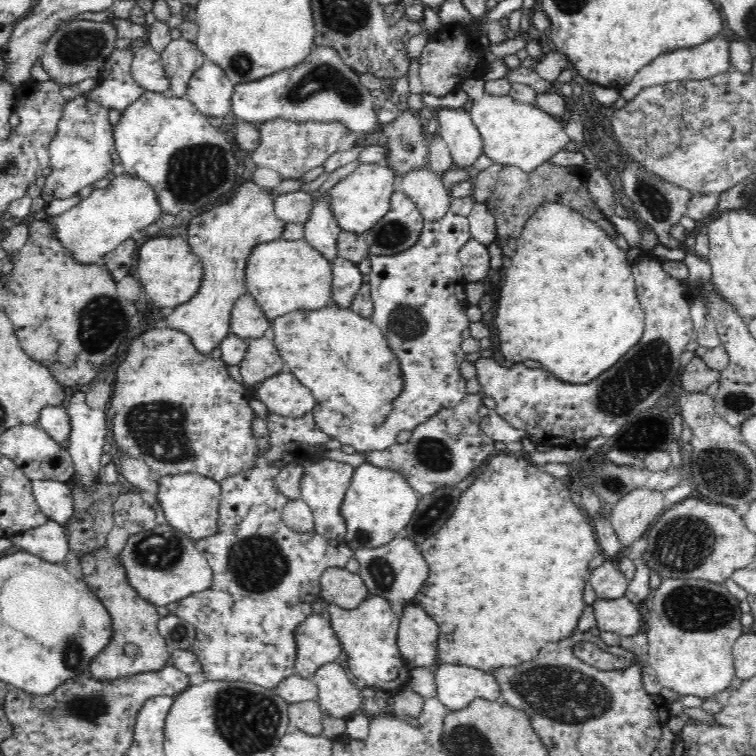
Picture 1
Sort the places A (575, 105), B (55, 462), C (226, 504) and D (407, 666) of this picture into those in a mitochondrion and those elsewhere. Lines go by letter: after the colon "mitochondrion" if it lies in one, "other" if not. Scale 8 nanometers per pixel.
A: other
B: other
C: other
D: other

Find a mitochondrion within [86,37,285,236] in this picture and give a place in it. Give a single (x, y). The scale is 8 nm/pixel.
(196, 172)

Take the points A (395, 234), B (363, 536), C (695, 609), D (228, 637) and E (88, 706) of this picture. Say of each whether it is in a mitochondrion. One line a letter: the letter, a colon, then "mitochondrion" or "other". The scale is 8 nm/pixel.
A: mitochondrion
B: mitochondrion
C: mitochondrion
D: other
E: mitochondrion

